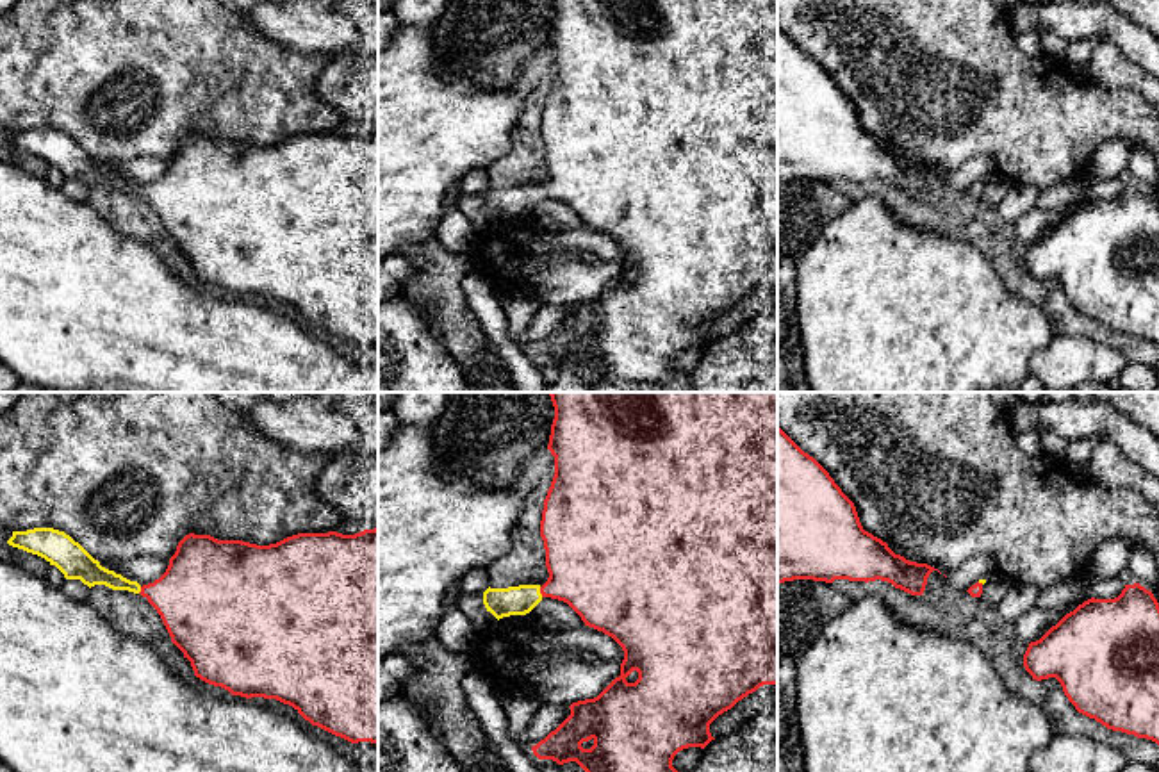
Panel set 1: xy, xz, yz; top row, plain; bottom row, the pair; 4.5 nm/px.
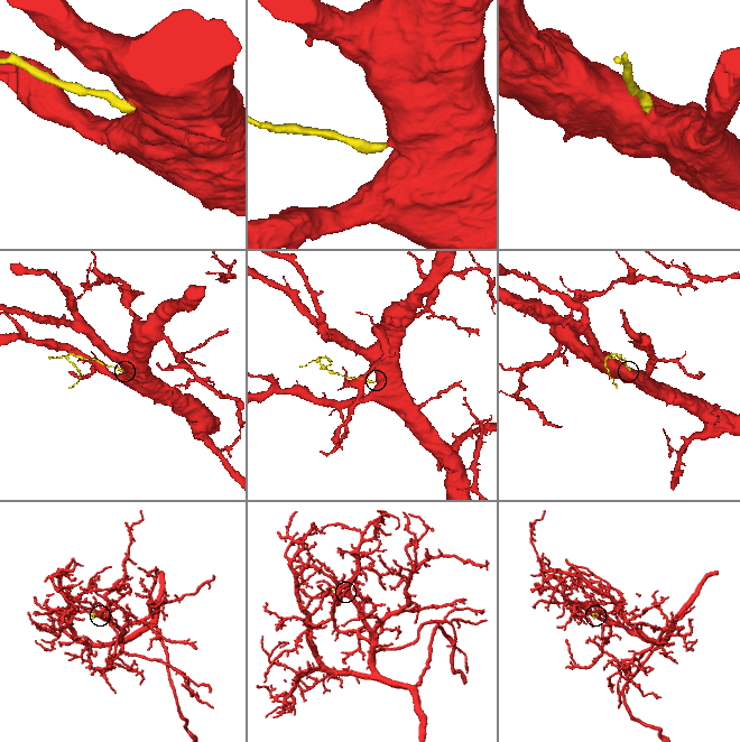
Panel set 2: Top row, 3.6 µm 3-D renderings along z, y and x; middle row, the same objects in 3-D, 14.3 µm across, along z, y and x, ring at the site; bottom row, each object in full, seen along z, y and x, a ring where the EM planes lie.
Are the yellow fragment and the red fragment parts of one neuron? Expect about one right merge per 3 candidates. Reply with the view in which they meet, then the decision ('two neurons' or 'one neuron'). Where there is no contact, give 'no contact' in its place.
xz | one neuron

